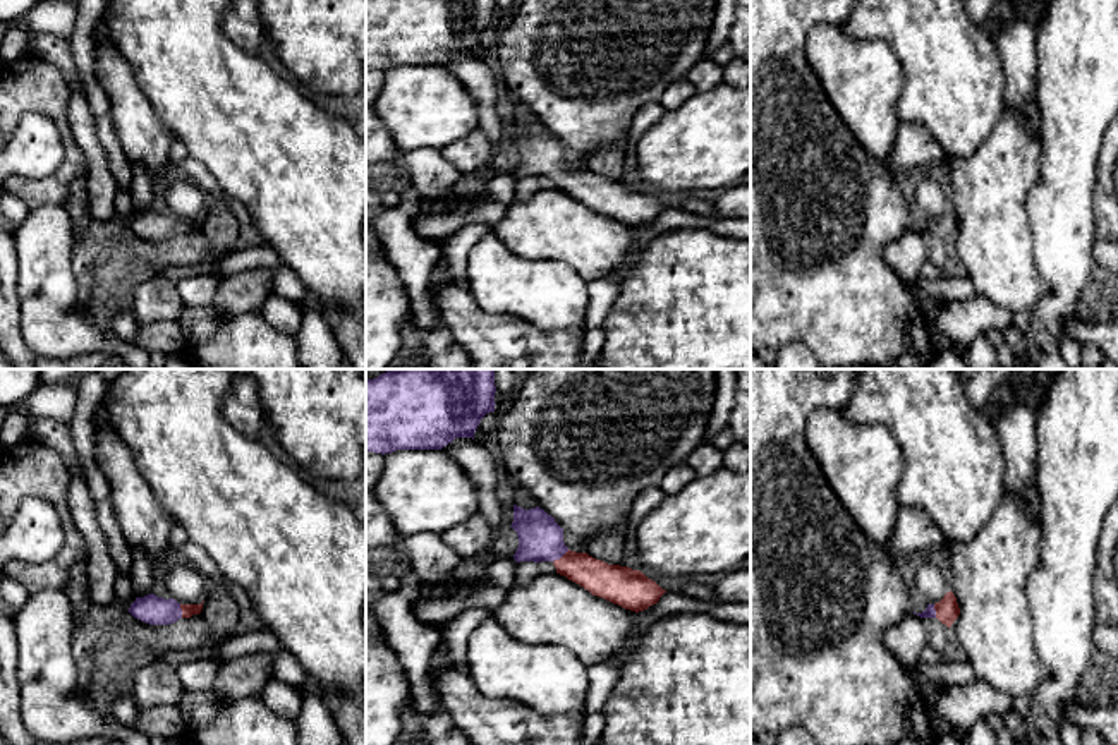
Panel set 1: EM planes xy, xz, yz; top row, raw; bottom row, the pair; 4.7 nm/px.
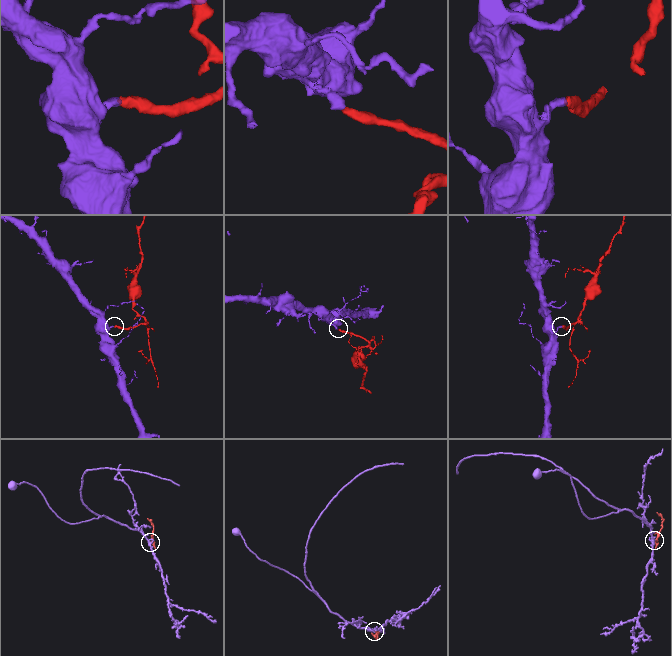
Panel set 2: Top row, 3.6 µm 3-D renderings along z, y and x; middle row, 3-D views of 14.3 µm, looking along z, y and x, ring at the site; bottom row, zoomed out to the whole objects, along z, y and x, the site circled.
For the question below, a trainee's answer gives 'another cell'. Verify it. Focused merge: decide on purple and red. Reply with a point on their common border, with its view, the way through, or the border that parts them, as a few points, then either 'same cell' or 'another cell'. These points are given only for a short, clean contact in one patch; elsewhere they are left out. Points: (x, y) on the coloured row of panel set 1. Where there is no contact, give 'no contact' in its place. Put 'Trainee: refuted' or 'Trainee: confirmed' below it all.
contact xz (560, 557); way xz (540, 538), (560, 557), (567, 563), (605, 581); same cell
Trainee: refuted

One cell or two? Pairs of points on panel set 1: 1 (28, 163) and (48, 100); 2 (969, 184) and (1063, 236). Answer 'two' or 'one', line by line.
1: two
2: two

